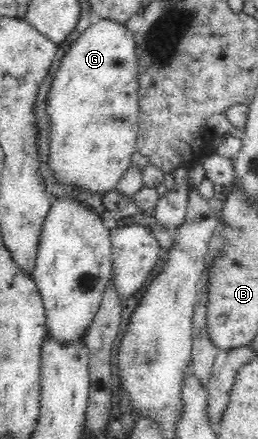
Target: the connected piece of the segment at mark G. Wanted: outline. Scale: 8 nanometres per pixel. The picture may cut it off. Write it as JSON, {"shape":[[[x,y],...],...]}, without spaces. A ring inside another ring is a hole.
{"shape":[[[102,18],[91,24],[62,57],[47,95],[49,161],[58,183],[68,183],[74,189],[103,195],[116,189],[131,164],[131,155],[137,150],[139,117],[139,70],[134,35],[135,32],[129,30],[125,23]]]}

